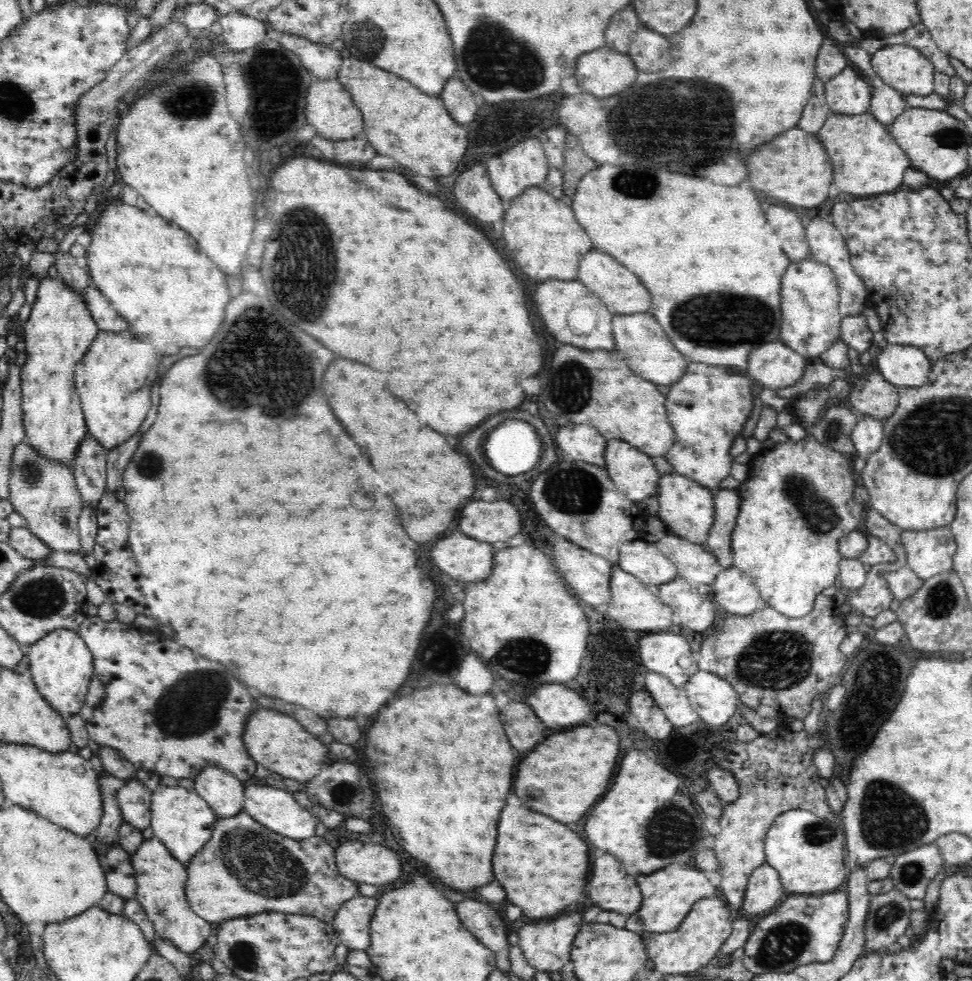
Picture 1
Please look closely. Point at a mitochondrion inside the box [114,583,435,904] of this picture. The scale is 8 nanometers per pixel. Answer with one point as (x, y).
(261, 865)

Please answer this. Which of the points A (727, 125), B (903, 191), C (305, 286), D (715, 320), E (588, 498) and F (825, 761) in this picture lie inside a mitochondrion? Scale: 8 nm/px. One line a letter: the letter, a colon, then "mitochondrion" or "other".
A: mitochondrion
B: other
C: mitochondrion
D: mitochondrion
E: mitochondrion
F: other

